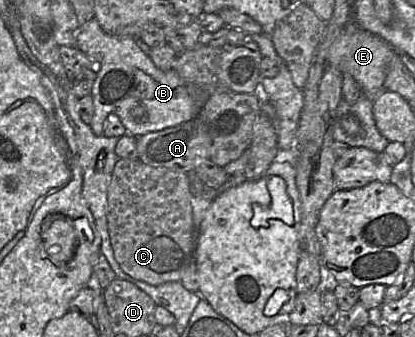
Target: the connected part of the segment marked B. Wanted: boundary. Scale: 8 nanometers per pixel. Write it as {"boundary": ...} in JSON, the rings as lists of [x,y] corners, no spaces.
{"boundary":[[[95,18],[76,32],[76,47],[92,60],[98,61],[91,92],[94,115],[89,125],[96,136],[103,135],[104,122],[109,114],[118,116],[126,133],[135,138],[191,121],[198,117],[216,87],[222,85],[188,82],[174,70],[157,68],[132,37],[106,33]]]}

